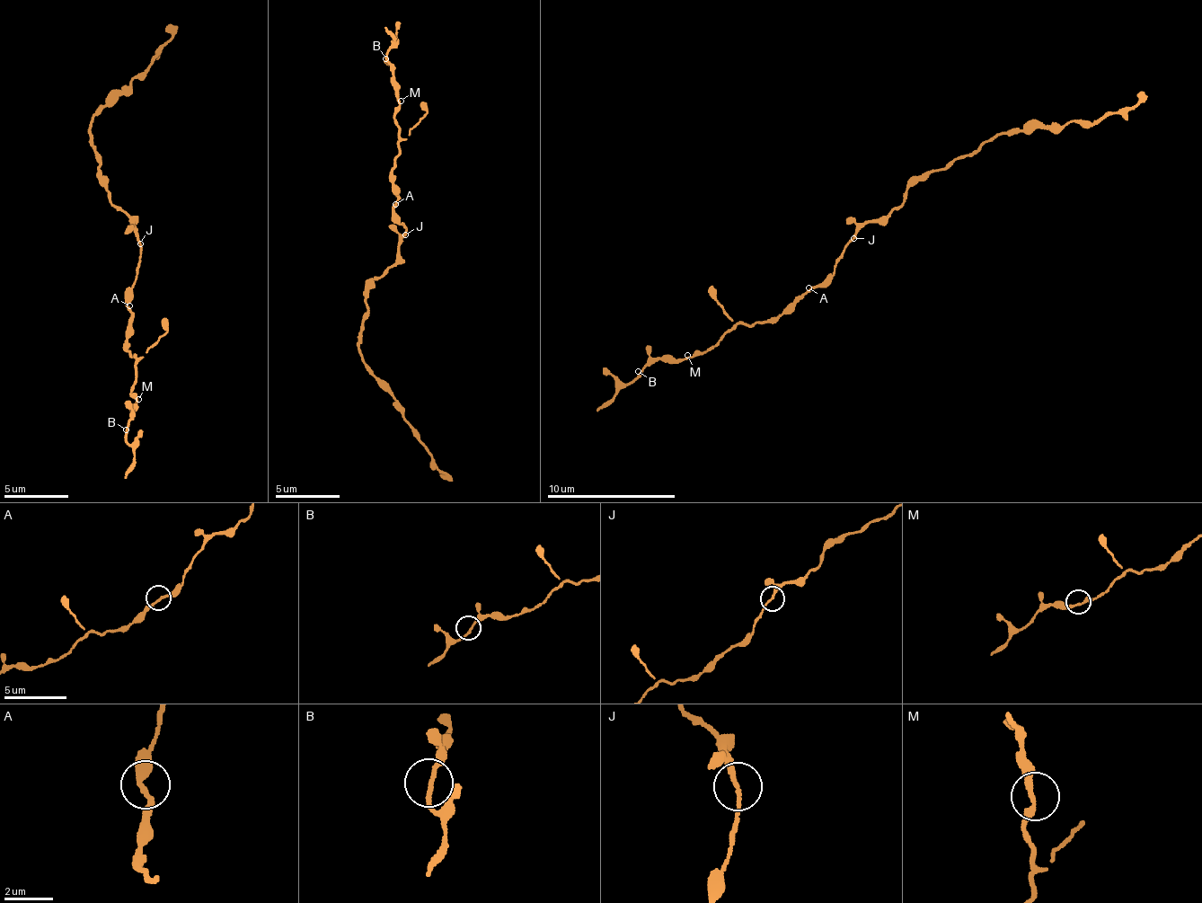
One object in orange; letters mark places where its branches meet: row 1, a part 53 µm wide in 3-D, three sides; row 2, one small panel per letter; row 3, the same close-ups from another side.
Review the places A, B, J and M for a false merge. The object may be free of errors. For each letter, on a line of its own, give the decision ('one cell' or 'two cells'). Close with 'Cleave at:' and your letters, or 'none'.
A: one cell
B: one cell
J: one cell
M: one cell
Cleave at: none

